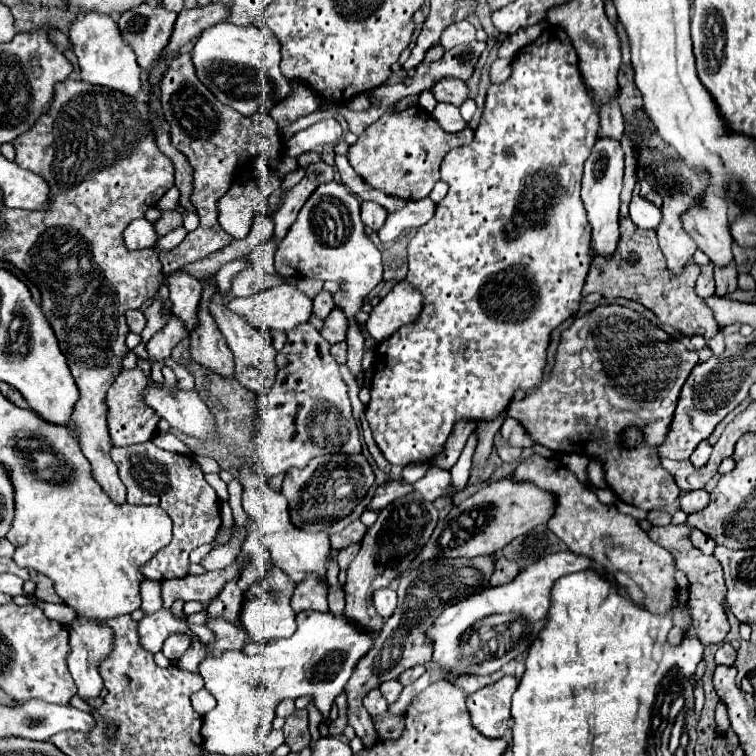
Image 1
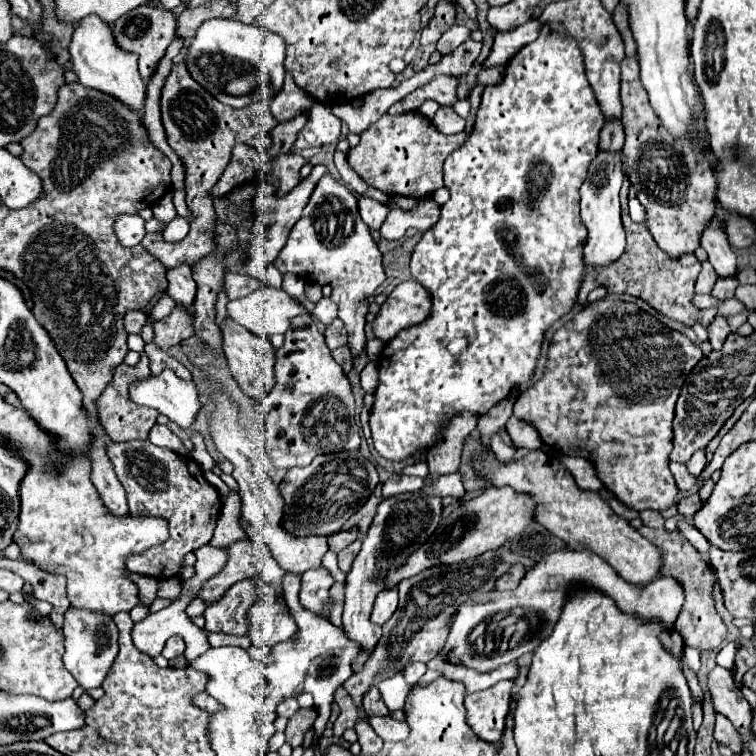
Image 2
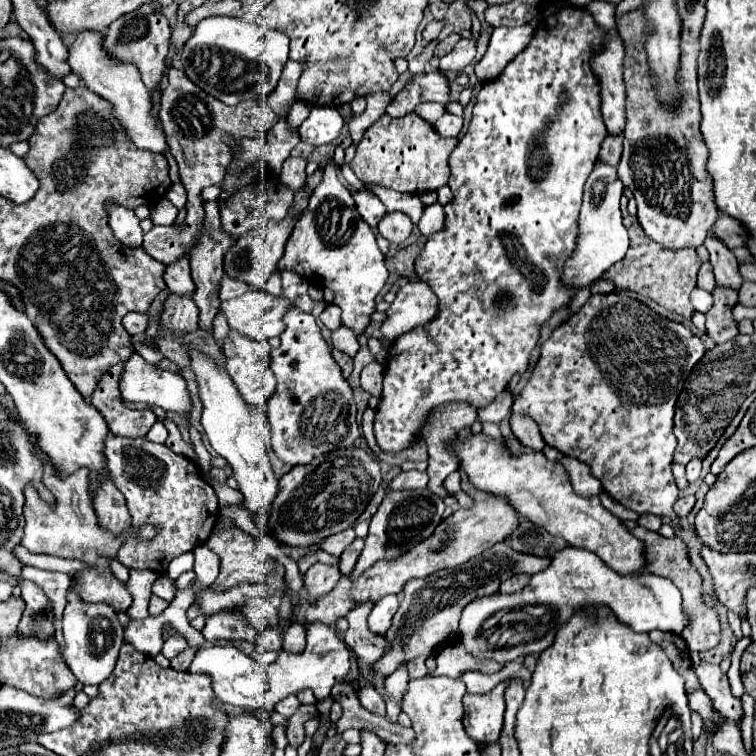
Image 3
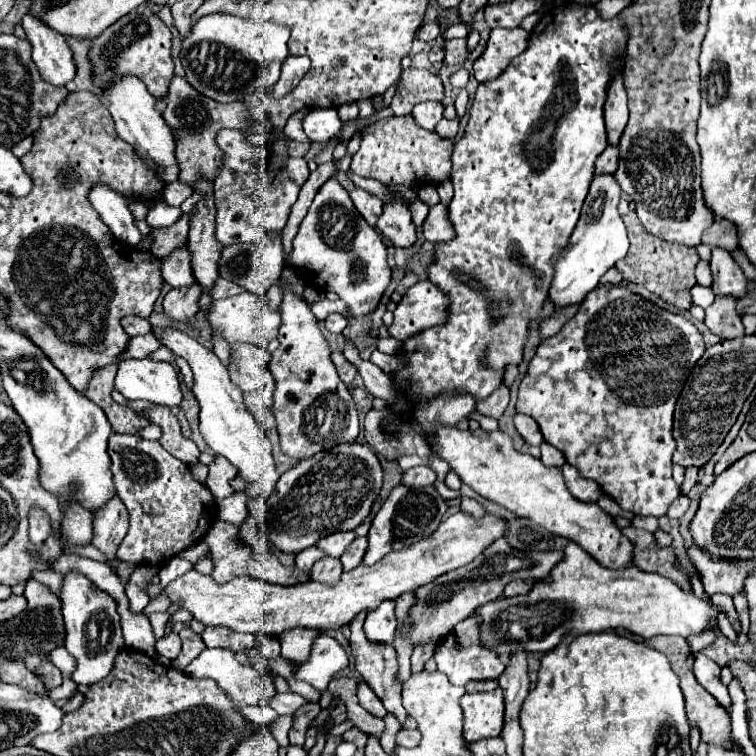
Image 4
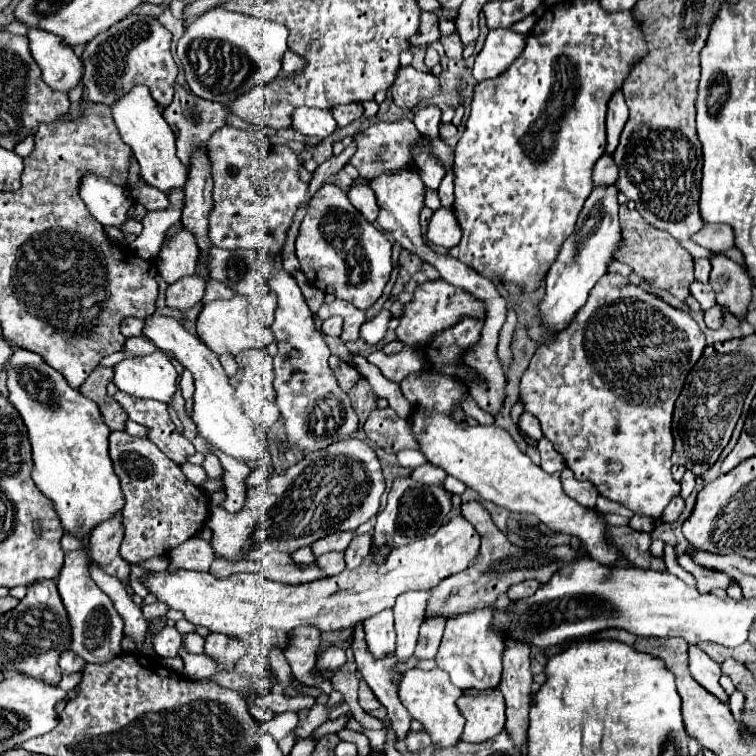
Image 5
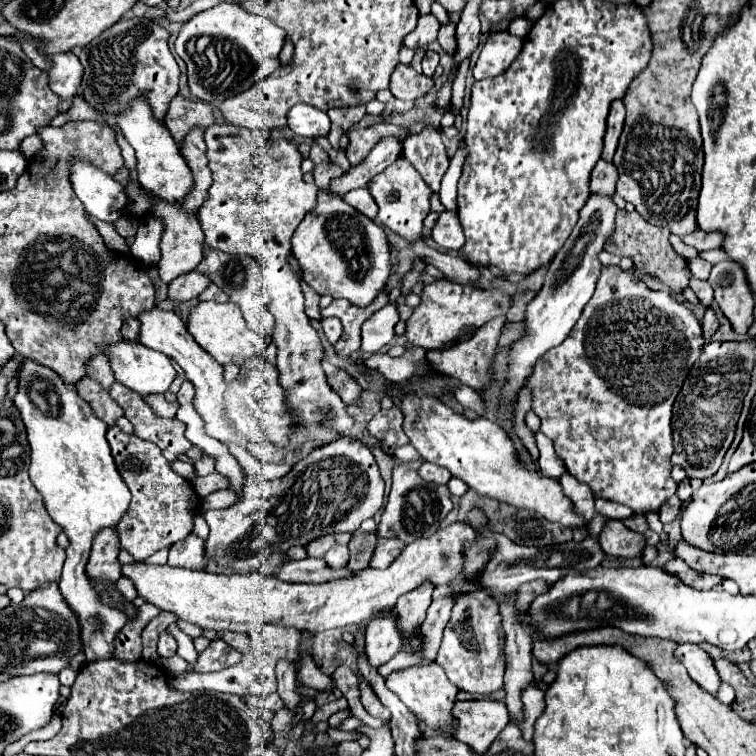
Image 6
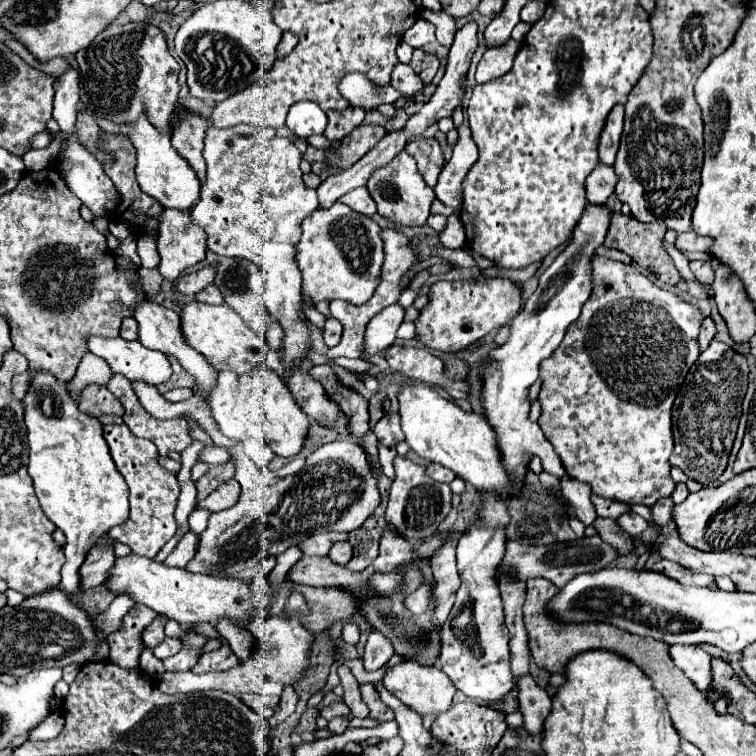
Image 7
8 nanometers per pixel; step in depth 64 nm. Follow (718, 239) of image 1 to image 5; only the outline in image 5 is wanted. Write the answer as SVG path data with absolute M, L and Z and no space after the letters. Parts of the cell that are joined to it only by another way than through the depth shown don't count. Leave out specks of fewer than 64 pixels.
M720 254L712 258L710 284L716 292L716 302L732 312L738 320L744 320L752 298L752 282L748 272L740 264Z

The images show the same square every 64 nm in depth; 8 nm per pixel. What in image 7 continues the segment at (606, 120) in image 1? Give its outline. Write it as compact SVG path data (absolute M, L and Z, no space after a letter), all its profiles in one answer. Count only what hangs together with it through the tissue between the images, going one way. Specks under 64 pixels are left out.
M598 164L592 174L586 178L586 200L590 204L604 204L606 198L614 192L616 186L614 168L606 164Z

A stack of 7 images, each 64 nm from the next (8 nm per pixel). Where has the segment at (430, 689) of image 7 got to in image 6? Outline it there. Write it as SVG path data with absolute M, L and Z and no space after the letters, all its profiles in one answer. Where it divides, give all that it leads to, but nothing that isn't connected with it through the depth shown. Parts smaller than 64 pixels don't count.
M432 662L432 664L424 664L424 666L410 666L404 670L396 670L386 678L386 686L426 724L430 724L430 728L440 730L442 726L454 726L454 718L452 718L452 706L456 702L456 694L458 688L454 688L454 684L450 684L446 672L442 672L442 668Z

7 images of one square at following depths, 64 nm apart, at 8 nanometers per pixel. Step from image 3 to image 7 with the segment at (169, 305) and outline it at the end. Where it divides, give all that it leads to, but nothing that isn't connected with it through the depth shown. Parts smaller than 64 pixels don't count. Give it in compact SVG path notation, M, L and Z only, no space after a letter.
M210 264L210 266L202 268L202 270L194 270L194 272L186 274L186 276L182 276L178 280L178 286L176 288L182 294L186 294L186 296L194 296L196 292L200 292L208 284L212 284L214 278L216 278L216 264Z

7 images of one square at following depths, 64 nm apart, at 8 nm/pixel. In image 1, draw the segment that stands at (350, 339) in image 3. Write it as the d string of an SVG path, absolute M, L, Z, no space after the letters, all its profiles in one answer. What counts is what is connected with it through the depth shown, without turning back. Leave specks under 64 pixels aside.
M338 308L330 314L330 318L324 320L324 328L320 332L330 344L336 342L344 342L346 340L346 316L342 316L342 312L338 312Z

